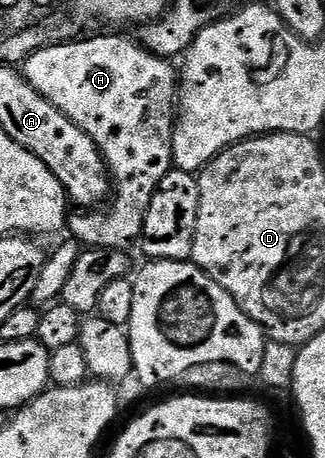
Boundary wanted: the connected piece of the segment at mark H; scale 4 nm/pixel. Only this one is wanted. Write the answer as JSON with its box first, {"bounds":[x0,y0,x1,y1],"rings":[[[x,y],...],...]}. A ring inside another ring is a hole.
{"bounds":[20,32,180,250],"rings":[[[110,32],[114,34],[98,34],[95,38],[82,38],[71,40],[68,42],[60,42],[57,46],[49,46],[48,48],[40,48],[36,52],[32,52],[32,56],[28,56],[28,60],[21,63],[20,69],[22,75],[28,80],[28,84],[32,84],[32,88],[36,88],[36,92],[40,92],[40,96],[44,96],[44,100],[51,102],[56,108],[60,108],[60,112],[64,112],[64,116],[68,116],[68,120],[72,120],[81,130],[88,132],[88,136],[92,136],[92,140],[97,144],[98,151],[101,152],[102,158],[106,161],[106,166],[110,170],[112,179],[112,201],[105,208],[95,209],[93,212],[74,212],[68,218],[68,230],[73,237],[82,243],[83,247],[93,248],[95,250],[125,250],[131,249],[130,245],[137,243],[142,236],[144,228],[144,220],[148,216],[148,204],[152,204],[152,196],[156,192],[156,188],[160,184],[160,180],[164,180],[164,176],[174,166],[174,157],[172,156],[172,140],[174,139],[174,124],[176,121],[176,107],[180,97],[180,74],[176,69],[175,63],[168,58],[161,58],[147,50],[141,41],[125,38],[125,33]]]}

